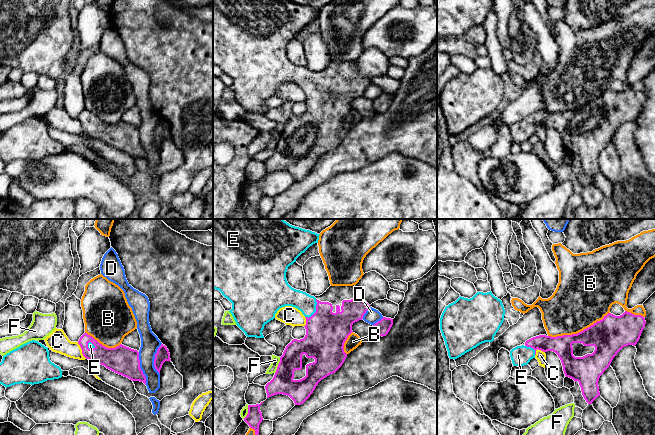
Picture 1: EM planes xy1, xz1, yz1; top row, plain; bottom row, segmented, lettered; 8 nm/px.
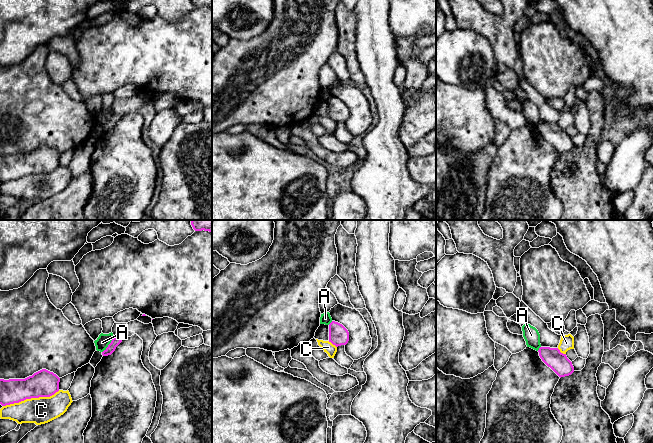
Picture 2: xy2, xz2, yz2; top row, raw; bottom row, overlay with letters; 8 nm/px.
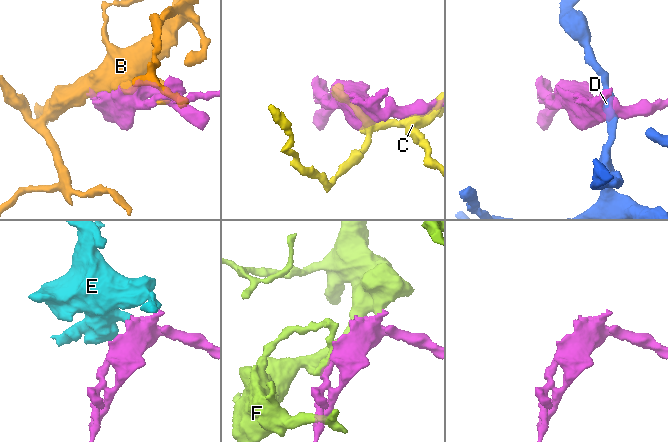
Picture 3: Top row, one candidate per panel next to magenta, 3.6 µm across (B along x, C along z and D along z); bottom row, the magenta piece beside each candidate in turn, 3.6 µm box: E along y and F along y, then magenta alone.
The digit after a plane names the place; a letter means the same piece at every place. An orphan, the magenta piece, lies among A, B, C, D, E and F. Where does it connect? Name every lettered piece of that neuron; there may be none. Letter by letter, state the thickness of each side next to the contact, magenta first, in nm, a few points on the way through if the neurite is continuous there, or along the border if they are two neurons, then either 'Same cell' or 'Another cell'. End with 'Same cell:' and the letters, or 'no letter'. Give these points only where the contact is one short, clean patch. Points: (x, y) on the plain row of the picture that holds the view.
A: Thickness 70 nm (magenta) against 110 nm. Boundary: xy2 (114, 113), (102, 128). Another cell
B: Thickness 280 nm (magenta) against 420 nm. Another cell
C: Thickness 220 nm (magenta) against 220 nm. Another cell
D: Thickness 220 nm (magenta) against 150 nm. Boundary: xy1 (138, 128), (140, 143), (146, 160). Another cell
E: Thickness 340 nm (magenta) against 150 nm. Path across: xz1 (326, 108), (316, 86), (301, 76), (289, 72). Same cell
F: Thickness 180 nm (magenta) against 60 nm. Another cell
Same cell: E

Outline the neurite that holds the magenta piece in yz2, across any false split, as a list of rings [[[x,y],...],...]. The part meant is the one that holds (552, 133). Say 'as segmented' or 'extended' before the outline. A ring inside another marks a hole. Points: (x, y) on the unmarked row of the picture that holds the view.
as segmented | [[[540,123],[539,132],[560,154],[574,148],[572,138],[558,124]]]

